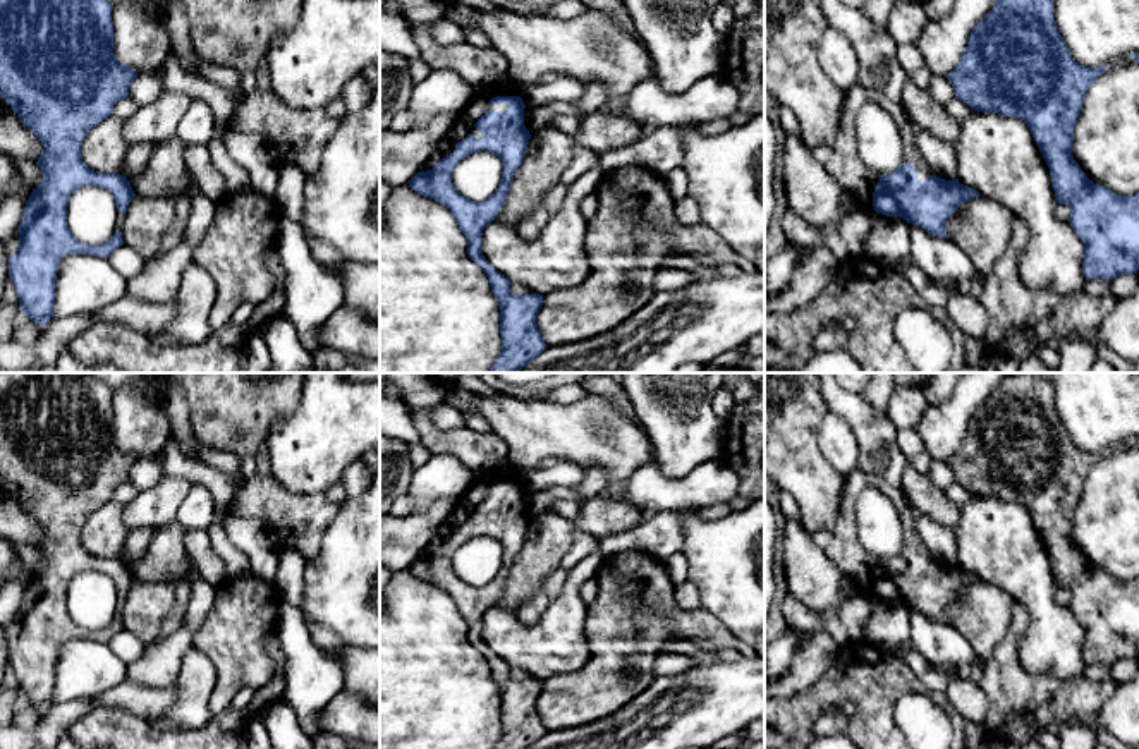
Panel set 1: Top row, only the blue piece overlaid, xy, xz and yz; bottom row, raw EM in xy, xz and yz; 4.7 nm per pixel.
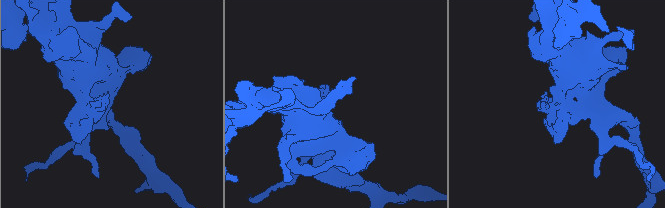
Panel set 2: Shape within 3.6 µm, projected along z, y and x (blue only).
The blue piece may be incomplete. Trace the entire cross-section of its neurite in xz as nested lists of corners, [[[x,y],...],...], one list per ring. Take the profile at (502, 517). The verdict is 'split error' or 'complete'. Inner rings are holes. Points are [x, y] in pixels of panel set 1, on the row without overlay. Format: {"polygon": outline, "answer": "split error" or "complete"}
{"polygon": [[[505,469],[484,471],[457,498],[457,505],[431,543],[407,567],[417,579],[447,591],[467,624],[469,642],[486,658],[491,677],[500,689],[502,739],[495,749],[527,749],[548,730],[541,723],[536,701],[543,680],[515,680],[510,665],[498,658],[483,641],[481,620],[503,591],[515,557],[531,524],[524,510],[524,486]],[[476,536],[490,536],[502,545],[498,574],[484,586],[459,579],[452,567],[457,548]]], "answer": "split error"}

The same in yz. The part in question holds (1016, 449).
{"polygon": [[[1005,373],[993,393],[972,412],[965,436],[945,462],[955,483],[974,496],[1015,502],[1027,508],[1051,560],[1058,589],[1070,591],[1070,612],[1084,629],[1086,665],[1113,665],[1139,655],[1139,579],[1118,581],[1094,569],[1072,541],[1074,512],[1087,472],[1108,452],[1079,450],[1053,402],[1053,385],[1036,373]]], "answer": "complete"}

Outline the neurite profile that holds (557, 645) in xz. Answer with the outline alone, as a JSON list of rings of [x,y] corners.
[[[600,546],[584,557],[534,625],[524,625],[512,610],[486,610],[481,620],[486,646],[531,679],[546,680],[577,672],[589,658],[589,639],[584,632],[588,605],[579,591],[596,575],[603,558]]]

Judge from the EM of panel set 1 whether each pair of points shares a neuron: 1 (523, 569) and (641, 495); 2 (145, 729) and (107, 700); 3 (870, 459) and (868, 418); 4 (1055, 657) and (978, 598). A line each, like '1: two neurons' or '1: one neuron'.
1: two neurons
2: two neurons
3: one neuron
4: two neurons

